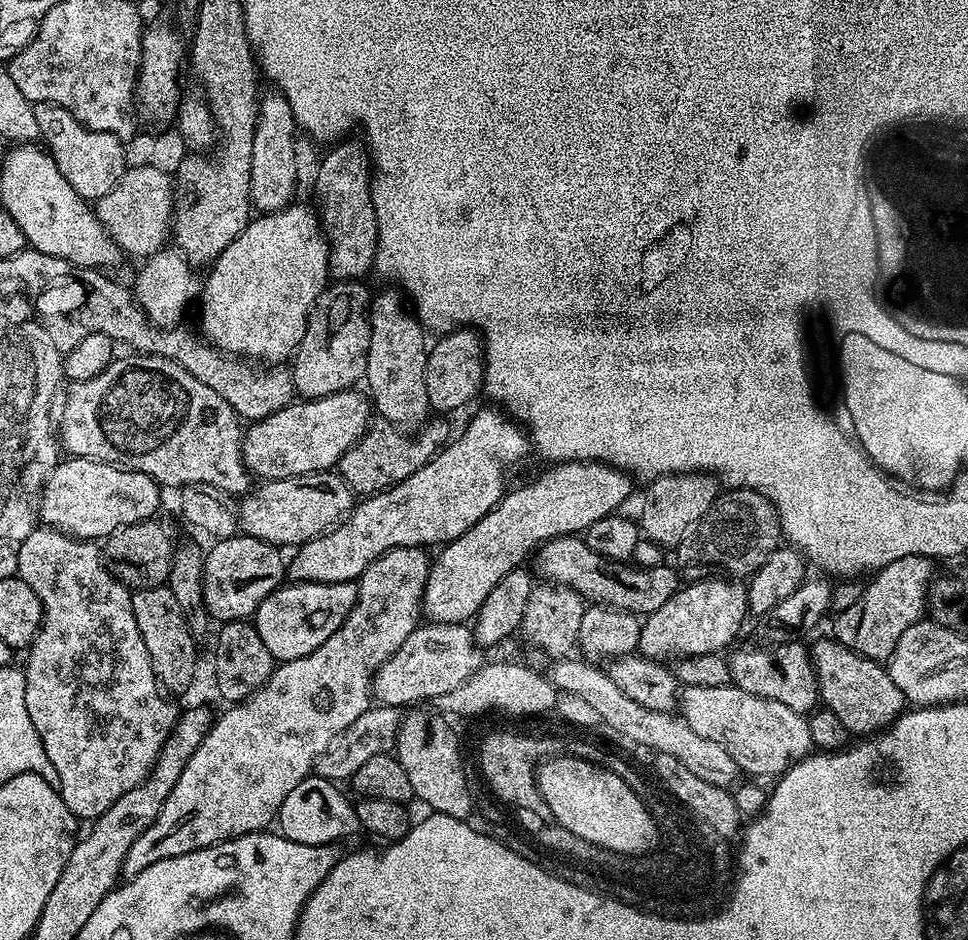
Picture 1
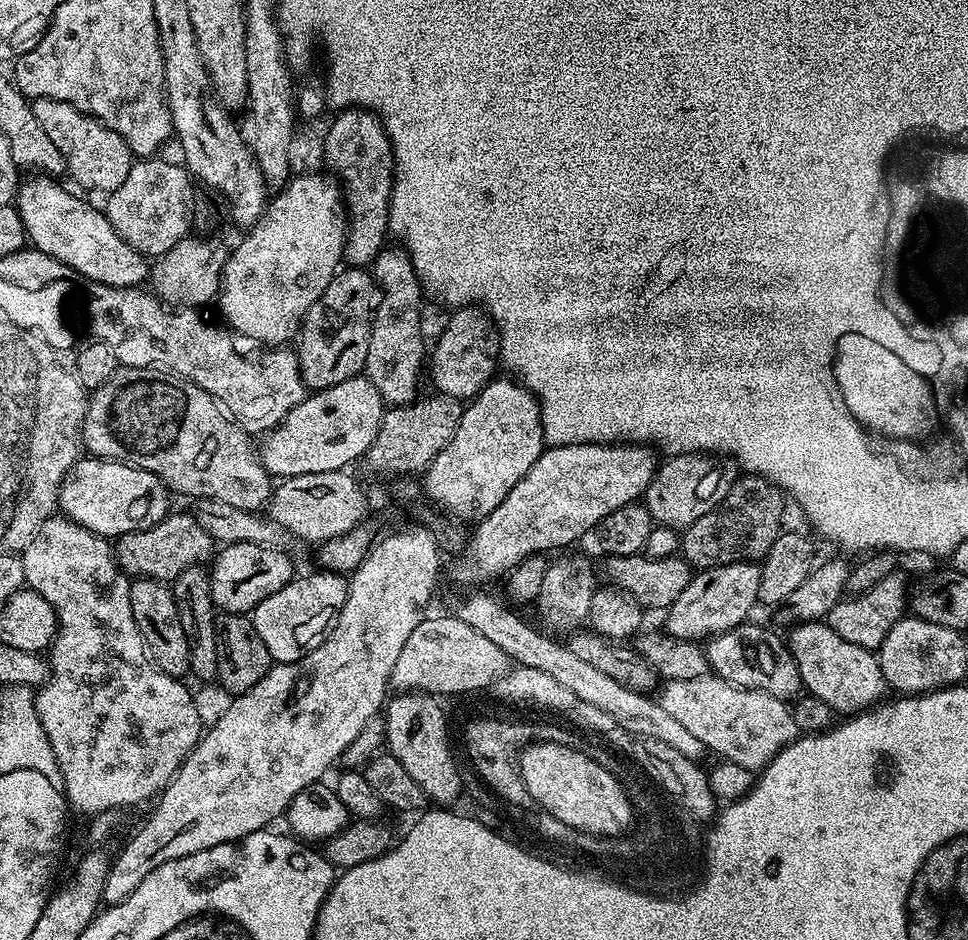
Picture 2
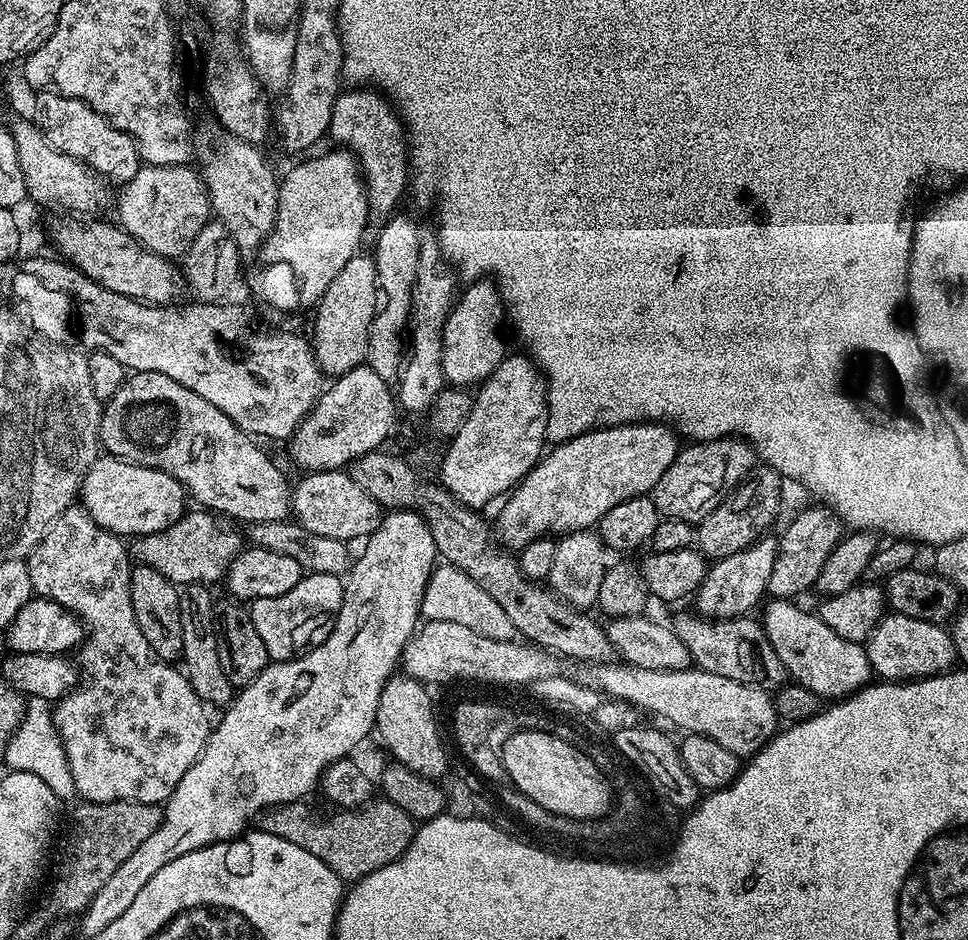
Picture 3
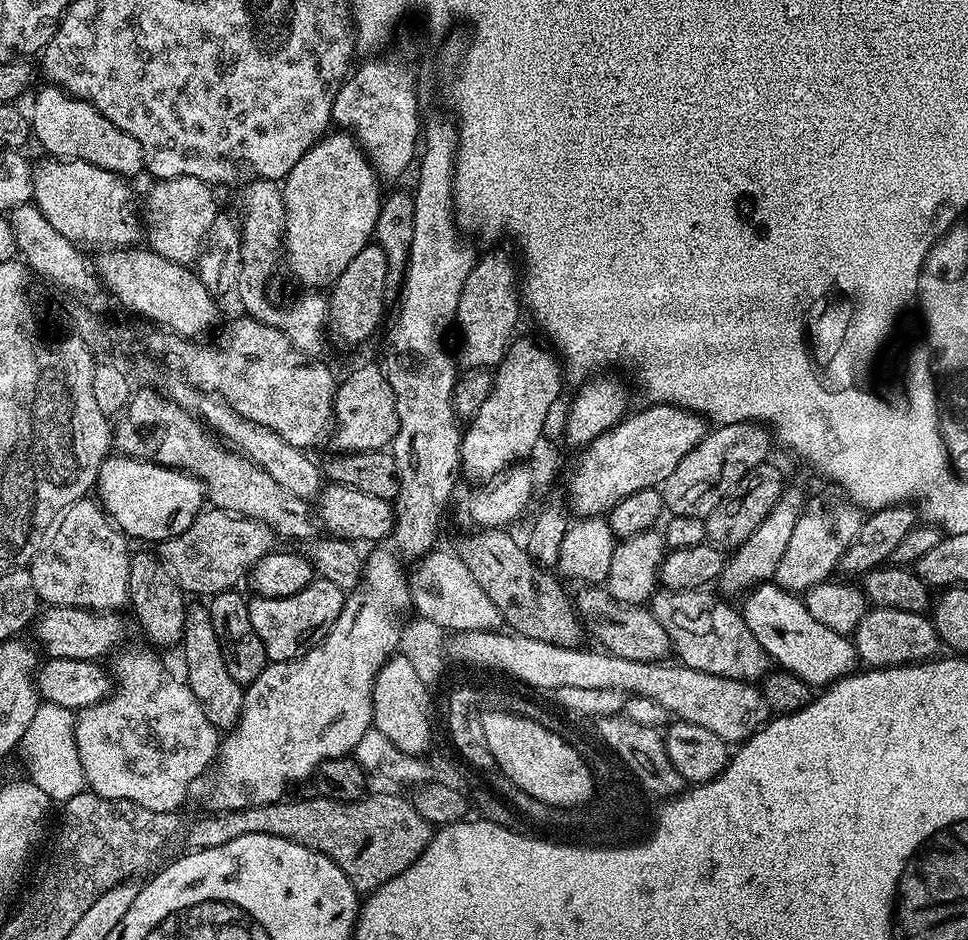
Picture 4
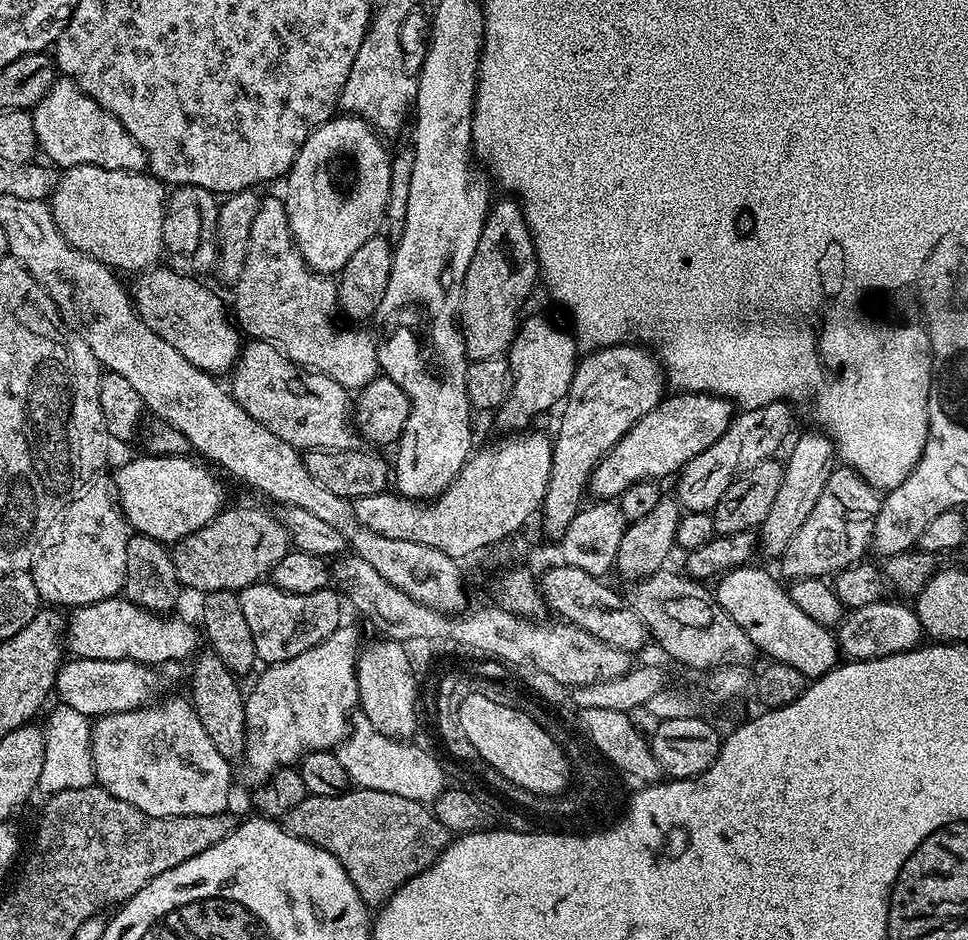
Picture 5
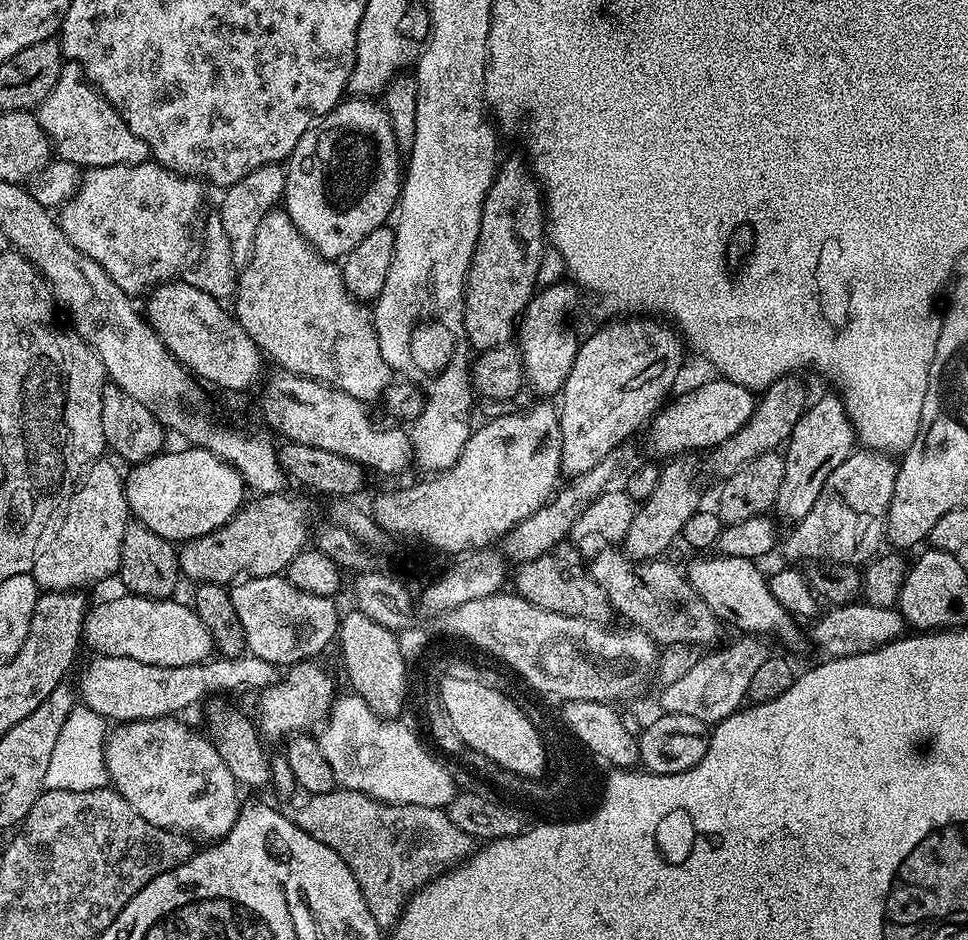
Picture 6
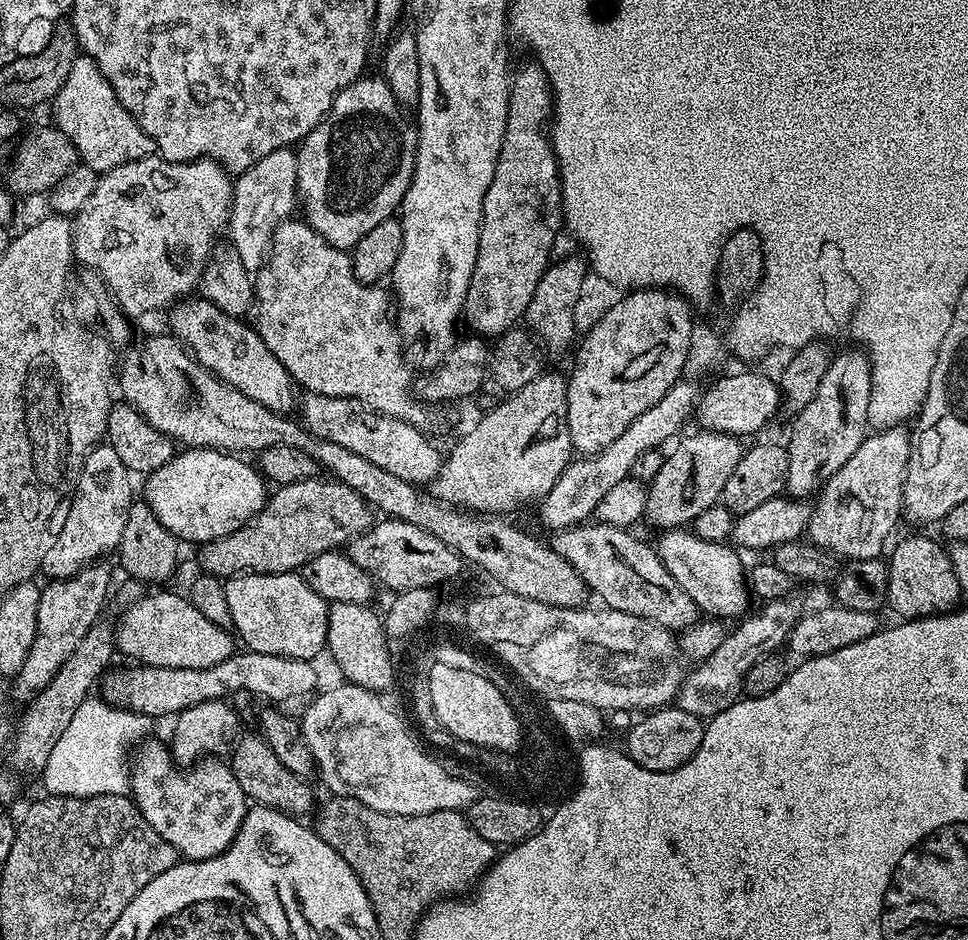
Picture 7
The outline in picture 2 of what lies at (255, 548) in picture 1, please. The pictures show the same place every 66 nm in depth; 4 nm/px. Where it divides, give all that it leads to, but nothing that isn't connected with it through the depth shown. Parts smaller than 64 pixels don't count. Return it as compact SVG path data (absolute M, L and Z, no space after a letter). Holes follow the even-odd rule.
M238 542L223 545L215 553L210 564L210 594L212 602L220 612L251 613L252 609L262 602L262 598L270 598L270 594L278 594L282 586L294 579L292 560L288 552L270 550L266 546L258 546L254 542Z

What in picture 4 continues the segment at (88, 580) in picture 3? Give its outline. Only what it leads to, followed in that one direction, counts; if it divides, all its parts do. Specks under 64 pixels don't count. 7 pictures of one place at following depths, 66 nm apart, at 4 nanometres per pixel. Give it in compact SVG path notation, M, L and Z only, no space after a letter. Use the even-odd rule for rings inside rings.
M99 499L77 501L63 513L46 547L31 562L37 597L48 606L90 608L93 612L120 610L128 604L132 561L128 544L129 537L112 523ZM140 648L124 651L117 651L114 656L116 661L110 664L114 691L108 699L99 700L89 708L81 708L74 716L84 783L87 791L102 798L129 800L138 806L146 806L146 810L174 812L183 809L188 787L192 783L195 785L207 768L209 771L213 767L220 748L221 733L206 718L198 698L194 698L187 683L183 679L175 680L168 673L167 666L155 656L155 651L143 652Z

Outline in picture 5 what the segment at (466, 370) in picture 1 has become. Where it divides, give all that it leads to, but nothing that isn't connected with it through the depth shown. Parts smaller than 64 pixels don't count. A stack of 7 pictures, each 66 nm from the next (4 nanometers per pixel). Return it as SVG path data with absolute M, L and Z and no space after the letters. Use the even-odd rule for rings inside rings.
M504 198L508 200L500 200L491 205L488 209L488 217L484 219L482 226L482 238L478 238L478 250L474 250L474 258L470 258L470 266L466 270L466 278L464 279L464 293L460 299L460 333L464 335L464 345L468 351L469 361L481 360L482 358L494 358L495 356L504 356L508 349L512 347L512 340L516 337L516 330L522 323L522 315L520 311L524 308L524 303L528 300L528 295L532 292L532 287L535 286L536 280L538 284L538 277L540 276L540 263L536 257L536 247L532 241L532 235L528 229L528 223L524 217L524 209L520 207L519 203L512 198Z

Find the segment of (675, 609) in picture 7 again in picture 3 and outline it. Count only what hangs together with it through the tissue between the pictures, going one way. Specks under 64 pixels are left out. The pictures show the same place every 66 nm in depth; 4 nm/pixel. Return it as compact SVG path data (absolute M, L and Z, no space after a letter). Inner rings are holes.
M700 614L693 615L678 617L674 627L682 642L686 642L695 667L756 687L776 688L785 683L788 673L757 619L754 621L750 616L707 619Z

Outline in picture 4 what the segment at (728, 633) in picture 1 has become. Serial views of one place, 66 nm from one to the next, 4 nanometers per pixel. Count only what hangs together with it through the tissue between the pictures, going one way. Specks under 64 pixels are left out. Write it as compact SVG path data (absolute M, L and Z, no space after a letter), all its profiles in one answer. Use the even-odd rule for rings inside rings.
M785 487L773 510L762 520L762 525L750 534L746 542L739 545L735 552L729 557L723 568L718 581L719 591L732 598L732 595L741 595L755 586L767 583L773 579L779 562L786 552L786 545L794 534L794 526L803 512L807 494L802 488Z

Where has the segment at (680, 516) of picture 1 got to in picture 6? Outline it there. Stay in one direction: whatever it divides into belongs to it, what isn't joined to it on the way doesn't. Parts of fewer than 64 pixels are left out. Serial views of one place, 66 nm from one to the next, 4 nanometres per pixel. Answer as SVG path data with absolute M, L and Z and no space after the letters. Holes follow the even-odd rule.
M793 374L785 376L782 380L775 380L763 393L764 400L762 396L750 422L746 422L746 426L742 426L738 434L726 438L726 442L722 442L719 447L711 451L710 462L715 472L721 475L720 477L732 476L738 470L742 470L746 462L767 452L775 452L788 443L791 431L794 430L794 426L798 424L798 420L802 418L805 409L810 404L808 388L799 380L800 378L799 375Z

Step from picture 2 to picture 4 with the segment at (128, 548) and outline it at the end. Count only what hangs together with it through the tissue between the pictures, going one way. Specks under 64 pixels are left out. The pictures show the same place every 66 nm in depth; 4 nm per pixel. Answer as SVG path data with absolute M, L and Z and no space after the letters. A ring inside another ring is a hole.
M208 506L182 534L159 541L158 555L185 593L211 598L235 589L236 583L243 576L245 579L265 554L273 551L272 540L274 534L270 526L261 520Z

